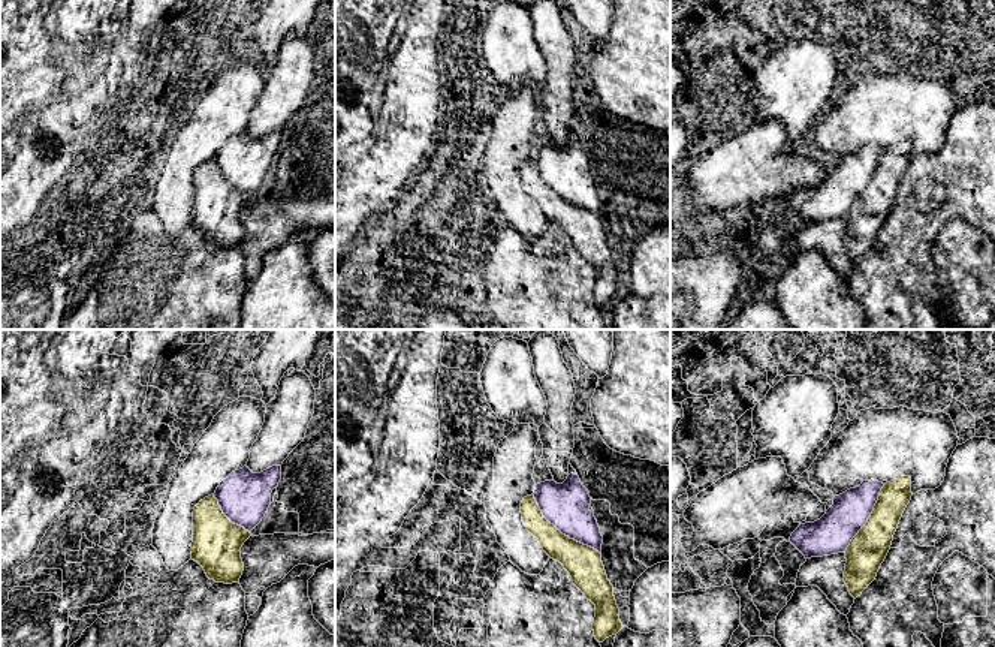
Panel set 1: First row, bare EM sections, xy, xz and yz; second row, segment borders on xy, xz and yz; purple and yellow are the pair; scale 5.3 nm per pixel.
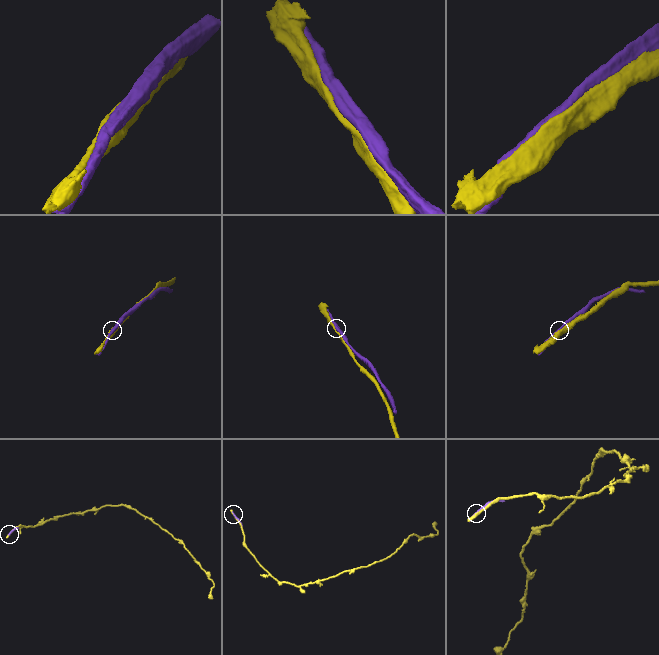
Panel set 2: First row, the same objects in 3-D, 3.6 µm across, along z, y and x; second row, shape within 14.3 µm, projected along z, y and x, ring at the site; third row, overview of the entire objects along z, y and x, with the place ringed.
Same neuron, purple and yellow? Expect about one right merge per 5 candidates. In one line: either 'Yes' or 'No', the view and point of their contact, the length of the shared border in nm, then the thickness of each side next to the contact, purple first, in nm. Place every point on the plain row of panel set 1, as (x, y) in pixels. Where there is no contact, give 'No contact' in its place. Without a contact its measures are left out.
No. Touches purple at xz (561, 196). Shared border 480 nm. Thickness 240 nm (purple) against 190 nm

